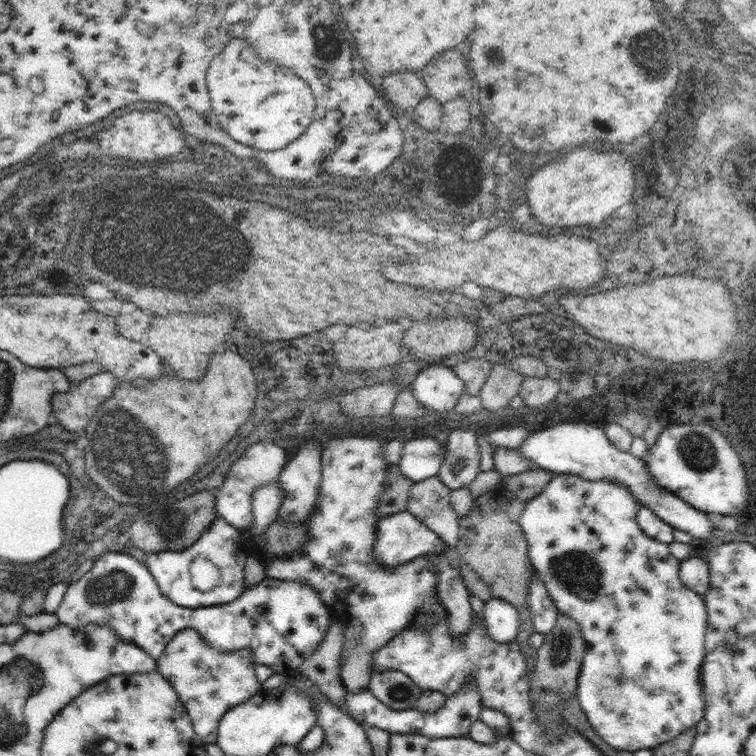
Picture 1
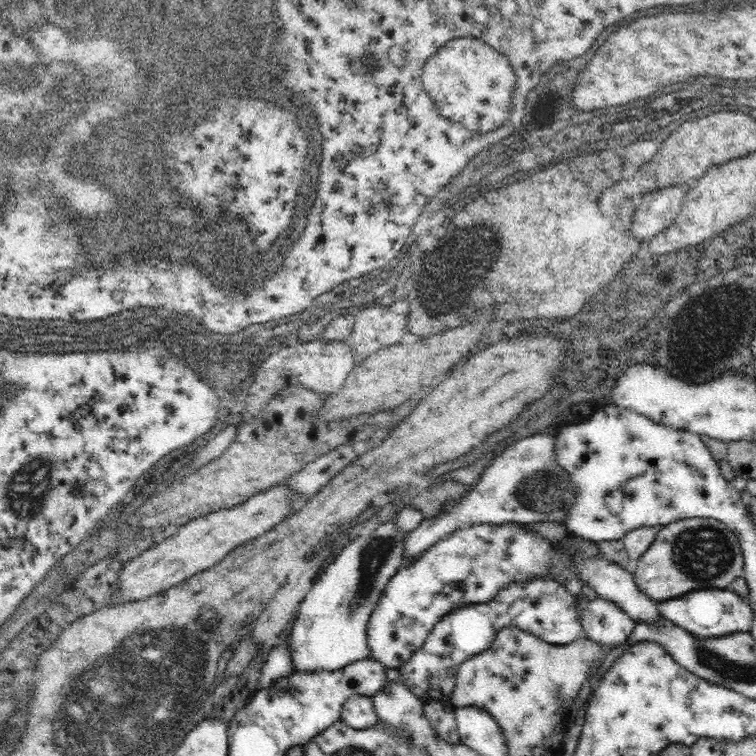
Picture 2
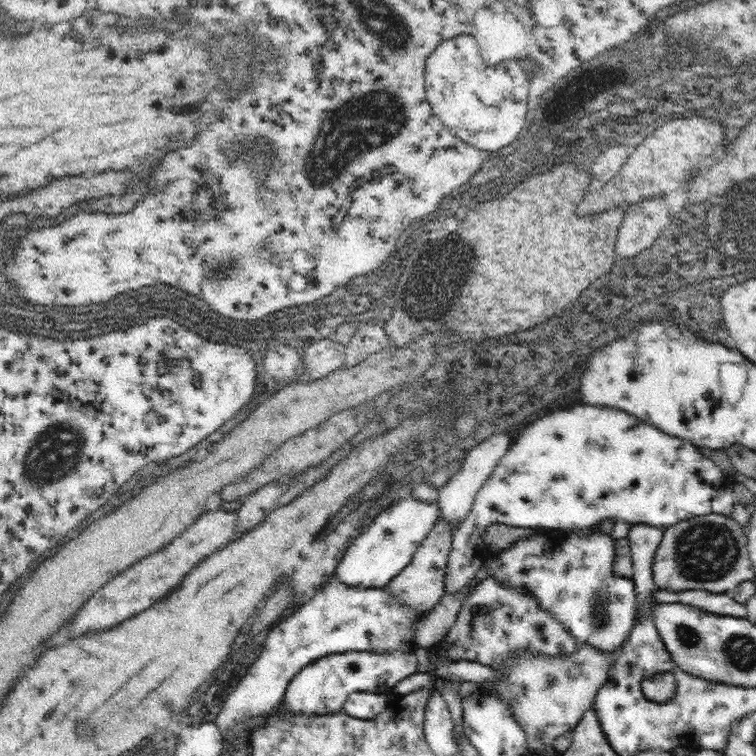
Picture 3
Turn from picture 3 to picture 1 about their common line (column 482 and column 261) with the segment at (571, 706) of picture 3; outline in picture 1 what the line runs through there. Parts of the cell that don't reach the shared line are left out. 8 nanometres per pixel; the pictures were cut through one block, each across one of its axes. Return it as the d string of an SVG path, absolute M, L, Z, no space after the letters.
M191 628L177 632L177 636L173 636L173 640L161 652L161 656L157 658L157 674L177 694L179 702L191 718L193 734L203 746L215 744L217 724L225 712L239 704L245 704L259 690L263 690L263 684L259 684L255 678L255 660L249 648L219 652L203 642L199 632Z

